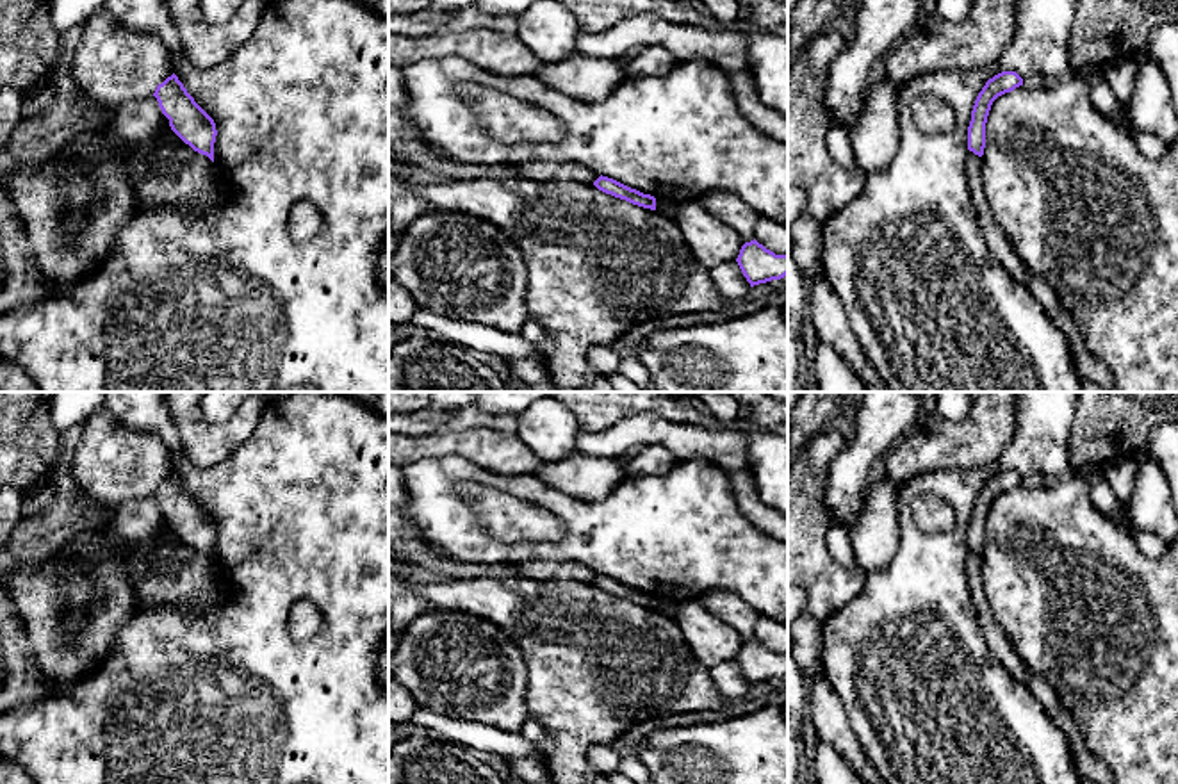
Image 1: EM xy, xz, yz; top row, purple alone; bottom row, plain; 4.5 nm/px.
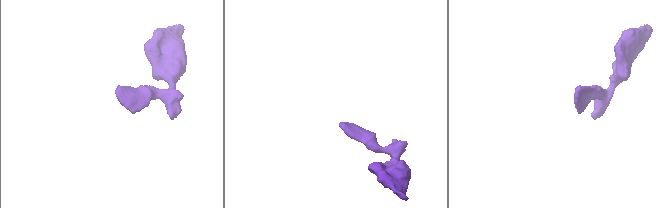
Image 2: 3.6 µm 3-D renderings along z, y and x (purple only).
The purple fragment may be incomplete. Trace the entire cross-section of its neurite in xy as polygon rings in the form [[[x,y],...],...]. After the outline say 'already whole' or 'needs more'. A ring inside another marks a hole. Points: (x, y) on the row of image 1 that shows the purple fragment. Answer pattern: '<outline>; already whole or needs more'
[[[175,73],[168,77],[157,86],[153,96],[169,119],[171,130],[194,151],[207,155],[214,162],[216,123],[194,102],[178,77]]]; already whole

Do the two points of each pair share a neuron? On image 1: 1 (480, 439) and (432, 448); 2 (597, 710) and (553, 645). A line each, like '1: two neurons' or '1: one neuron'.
1: one neuron
2: one neuron

